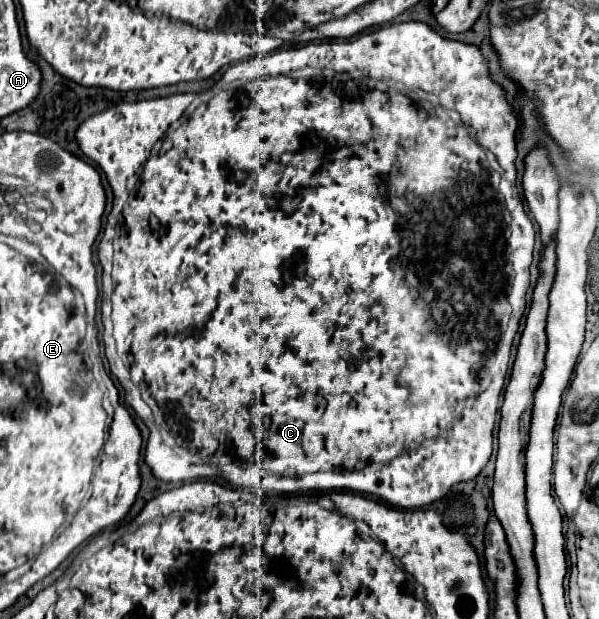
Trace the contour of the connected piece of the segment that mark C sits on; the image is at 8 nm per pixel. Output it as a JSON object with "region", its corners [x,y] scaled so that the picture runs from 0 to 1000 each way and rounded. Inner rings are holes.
{"region":[[[705,36],[654,39],[654,42],[641,42],[634,48],[604,55],[601,61],[591,61],[591,65],[581,65],[581,68],[516,69],[508,78],[467,81],[461,87],[447,90],[447,94],[437,94],[437,97],[427,97],[424,94],[424,97],[411,97],[411,100],[389,103],[362,132],[361,139],[364,141],[357,141],[357,145],[371,145],[371,149],[364,149],[347,165],[334,168],[317,184],[317,191],[311,191],[287,216],[280,216],[270,226],[267,236],[257,236],[257,233],[274,220],[274,213],[280,210],[284,200],[290,200],[294,194],[301,194],[301,187],[311,181],[311,174],[324,162],[324,152],[290,152],[277,157],[264,157],[260,162],[240,162],[240,165],[195,166],[174,178],[174,181],[167,181],[167,184],[150,187],[130,207],[130,213],[127,213],[127,226],[130,226],[134,242],[177,278],[180,294],[184,294],[184,300],[190,307],[190,336],[187,336],[187,342],[180,349],[180,365],[177,365],[174,384],[170,384],[170,391],[164,397],[164,420],[167,420],[170,436],[174,436],[170,439],[174,562],[177,562],[177,578],[180,578],[185,603],[210,627],[210,649],[224,659],[224,666],[230,669],[230,675],[249,691],[250,703],[247,724],[244,724],[244,750],[254,756],[257,769],[267,772],[267,775],[274,775],[274,779],[307,779],[307,775],[324,775],[324,772],[364,772],[364,769],[371,769],[371,772],[377,772],[381,779],[391,782],[391,772],[394,772],[391,763],[394,763],[394,756],[401,756],[401,763],[404,763],[404,775],[401,779],[404,782],[391,782],[391,785],[434,785],[434,788],[441,788],[441,795],[454,795],[454,792],[457,795],[497,795],[497,792],[534,792],[534,788],[538,792],[588,792],[588,795],[601,795],[601,798],[624,798],[624,801],[651,811],[654,817],[678,821],[678,824],[691,824],[691,821],[721,814],[725,808],[738,805],[758,782],[795,772],[798,763],[808,756],[808,750],[815,746],[815,740],[821,733],[823,695],[833,662],[831,643],[835,643],[835,633],[841,627],[841,607],[845,607],[845,601],[835,601],[835,598],[845,598],[848,575],[851,575],[860,544],[858,540],[865,533],[866,520],[876,501],[878,468],[885,462],[885,439],[881,439],[881,433],[888,426],[888,404],[891,404],[891,381],[895,381],[895,375],[891,375],[891,362],[885,359],[881,346],[876,344],[875,331],[866,318],[866,309],[861,304],[863,275],[858,271],[861,229],[858,229],[858,216],[861,216],[861,207],[865,207],[865,194],[855,184],[855,171],[841,158],[841,145],[828,132],[821,132],[818,116],[815,116],[815,110],[808,103],[808,90],[805,90],[805,84],[795,74],[738,61],[731,52],[725,52],[718,42],[711,42]],[[509,108],[519,108],[529,113],[548,110],[561,113],[561,116],[528,116],[528,113],[504,116],[501,111]],[[761,197],[778,197],[781,204],[788,204],[793,212],[795,226],[785,223],[781,204],[761,204]],[[227,278],[230,278],[230,288],[224,291],[224,304],[217,304],[217,320],[214,320],[214,300],[210,297],[214,297],[214,288],[224,284]],[[671,333],[684,333],[684,346],[671,346],[671,341],[668,341],[671,339]],[[678,359],[691,359],[691,372],[698,372],[698,388],[701,391],[711,391],[711,384],[718,391],[711,391],[711,394],[678,394],[678,384],[671,384],[671,365],[678,365]],[[234,633],[237,633],[237,643],[257,659],[260,679],[254,672],[250,656],[234,643]]]}

